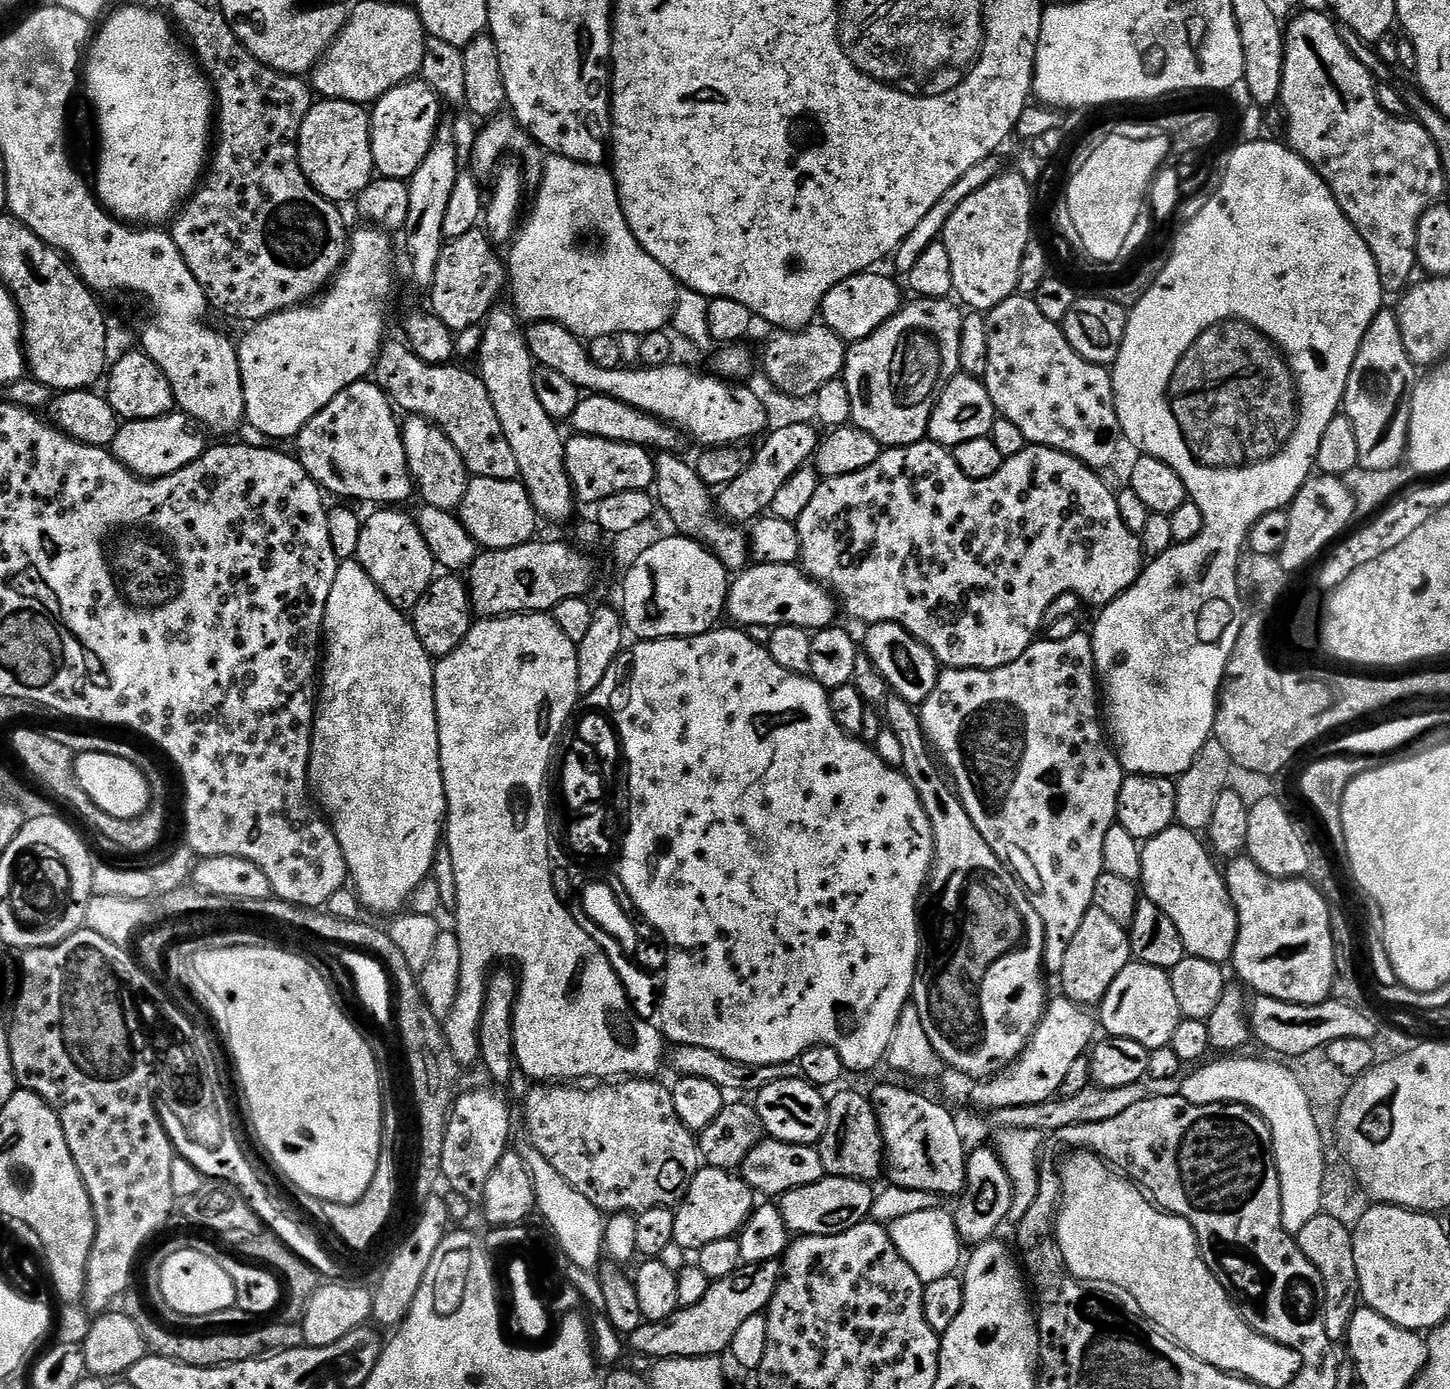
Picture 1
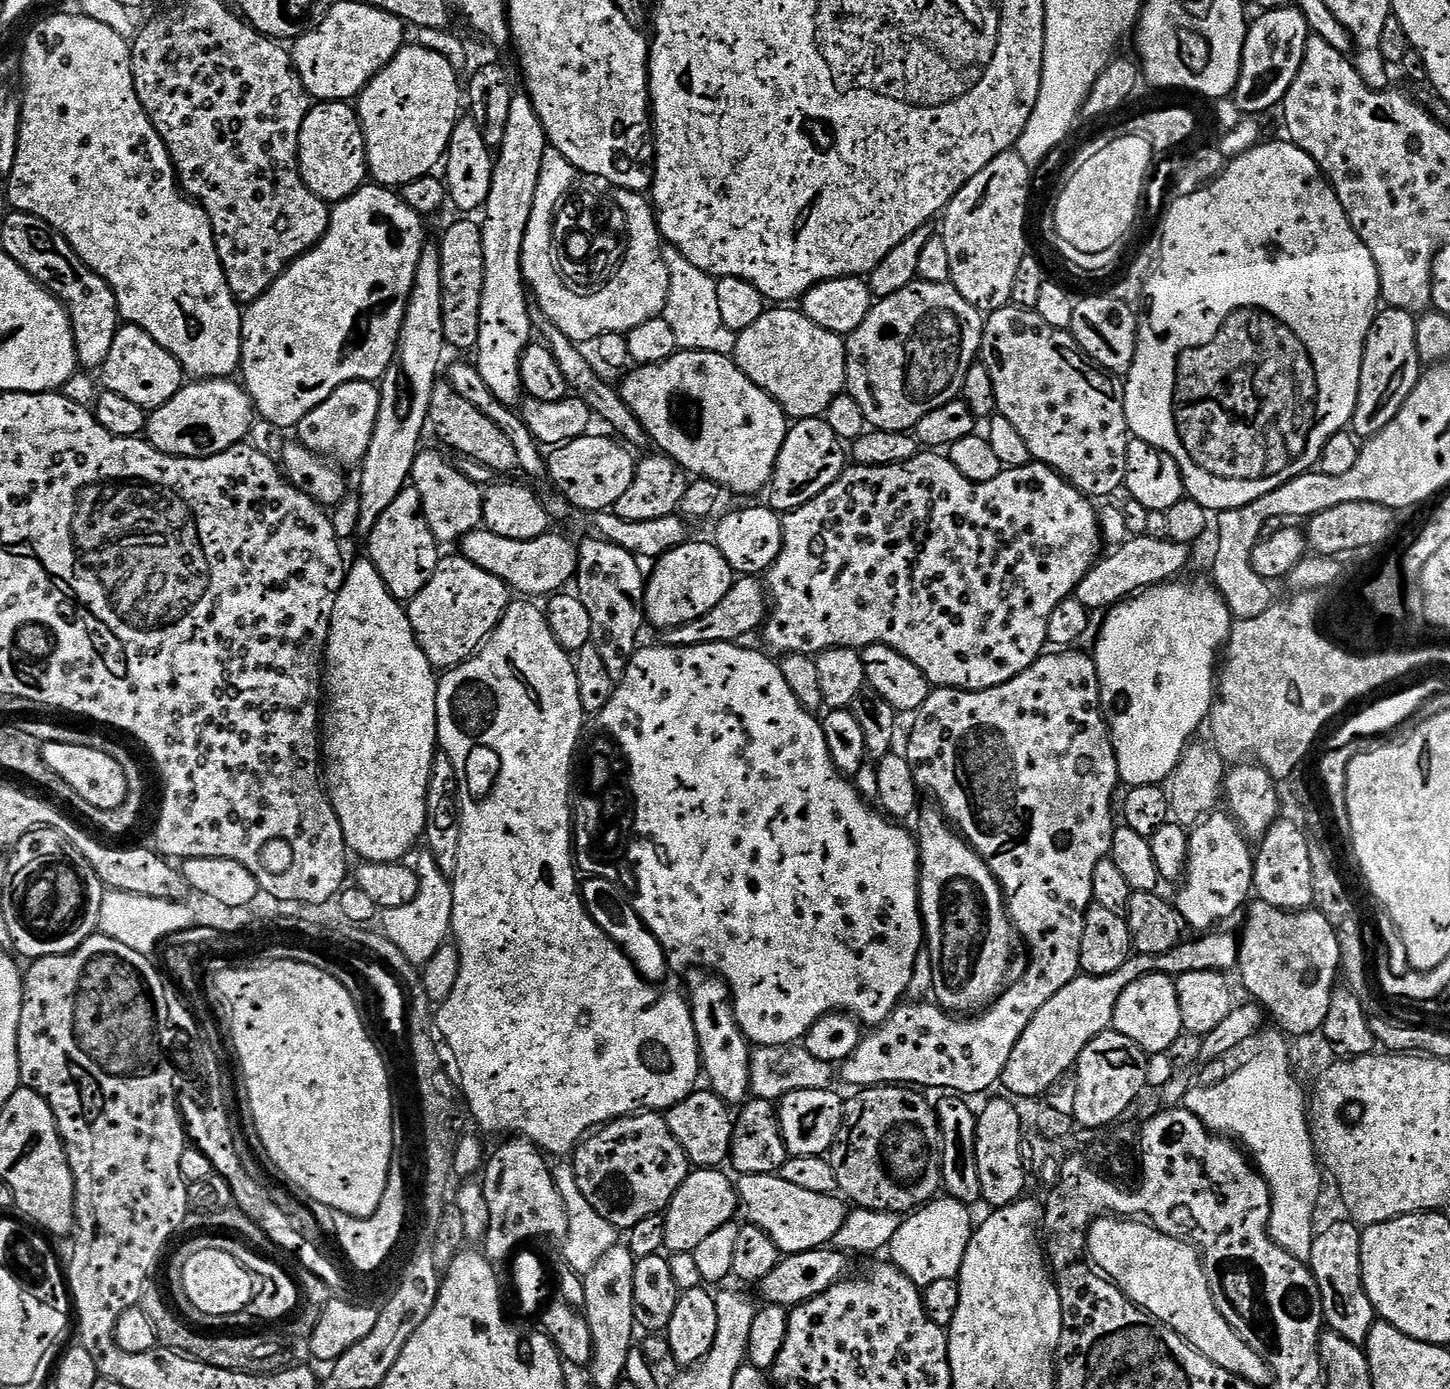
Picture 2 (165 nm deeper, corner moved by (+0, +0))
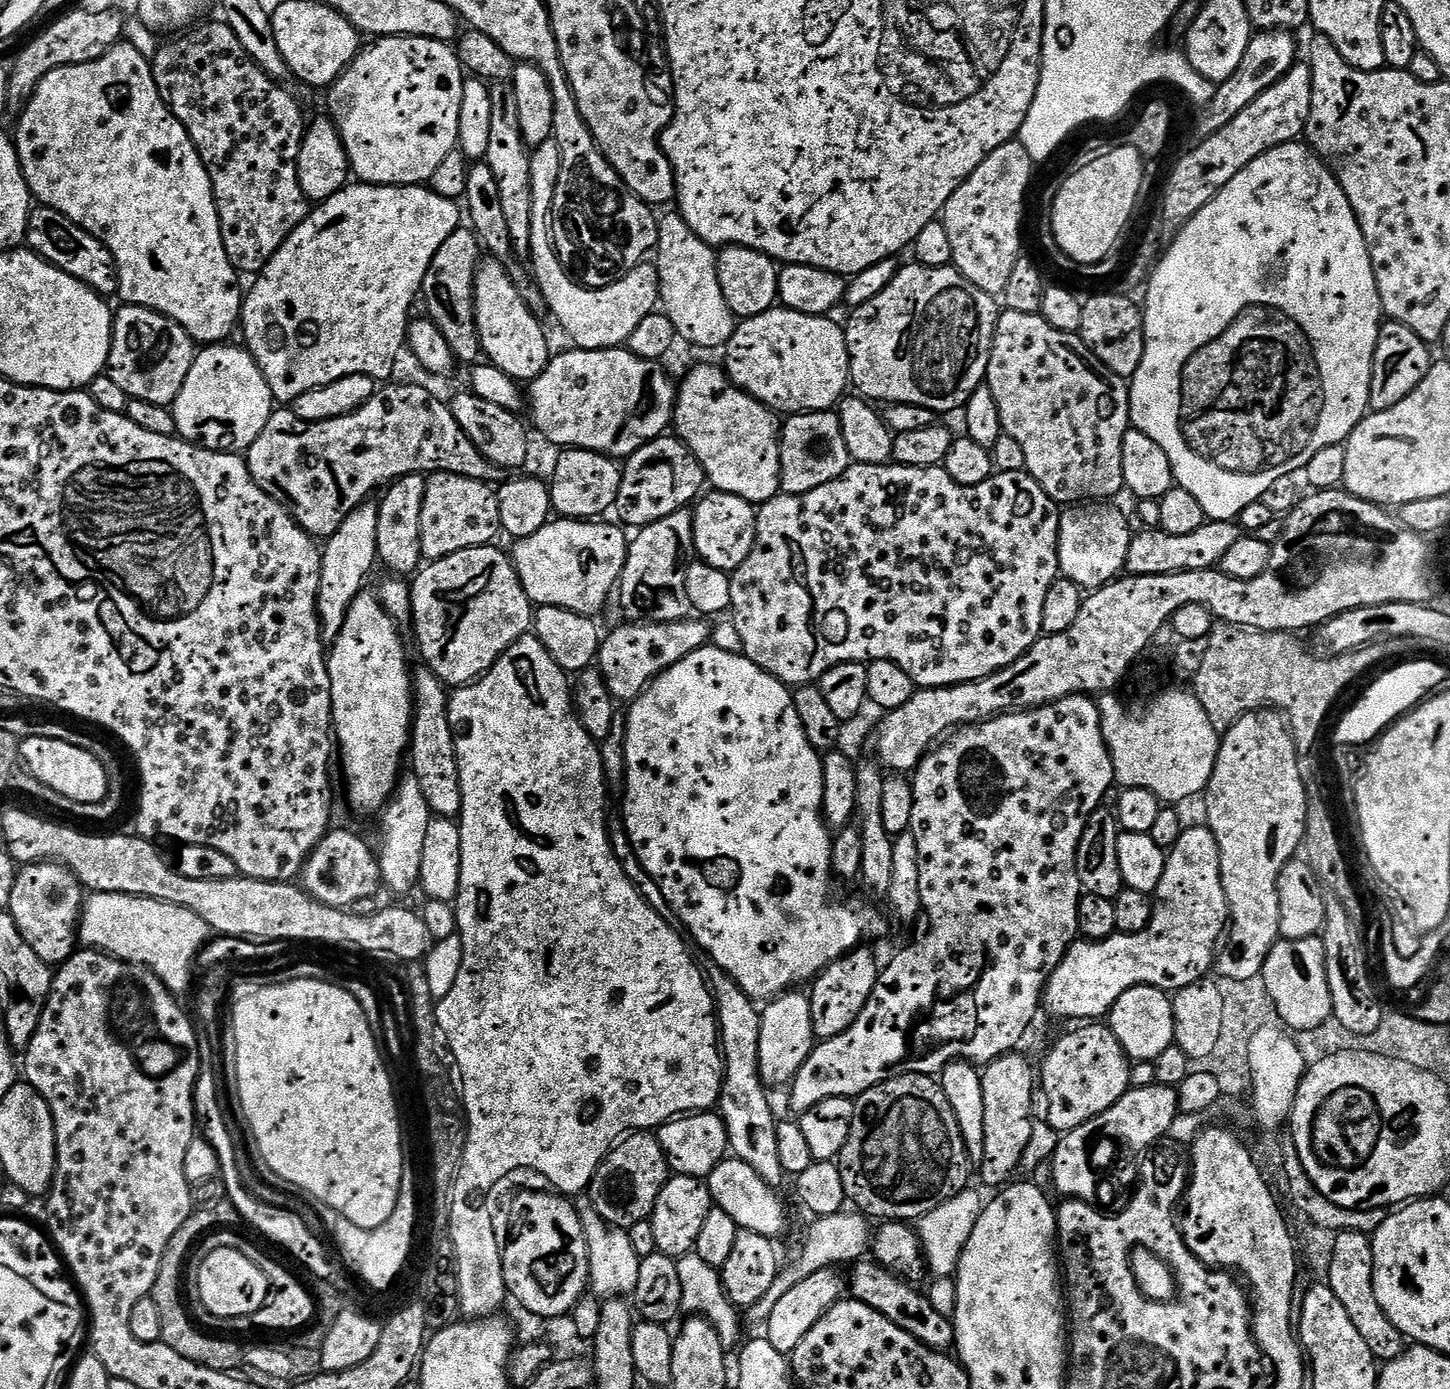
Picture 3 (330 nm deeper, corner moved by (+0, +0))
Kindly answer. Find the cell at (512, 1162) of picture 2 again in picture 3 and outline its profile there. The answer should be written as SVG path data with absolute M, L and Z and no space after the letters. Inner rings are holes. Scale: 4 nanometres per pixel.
M524 1192L517 1198L517 1206L524 1208L524 1221L516 1237L505 1248L503 1245L498 1268L511 1299L513 1296L530 1315L555 1322L567 1317L589 1291L590 1258L575 1203L548 1192Z

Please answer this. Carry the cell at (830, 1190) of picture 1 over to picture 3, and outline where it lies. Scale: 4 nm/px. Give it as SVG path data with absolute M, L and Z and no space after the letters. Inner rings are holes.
M726 1158L706 1177L706 1183L712 1203L717 1208L726 1210L730 1218L734 1218L737 1229L762 1234L769 1238L777 1238L788 1228L788 1212L780 1201L775 1187L772 1187L758 1176L757 1171L746 1162L737 1158Z

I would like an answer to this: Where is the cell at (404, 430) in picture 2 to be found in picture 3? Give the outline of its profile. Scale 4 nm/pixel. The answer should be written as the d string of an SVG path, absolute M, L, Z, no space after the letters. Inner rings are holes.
M365 502L353 510L346 522L338 526L336 533L327 537L322 548L322 578L318 586L318 606L320 612L320 630L325 641L338 638L342 630L342 622L346 622L346 614L354 602L356 595L365 591L368 575L372 567L377 567L376 543L378 542L379 507L375 503Z

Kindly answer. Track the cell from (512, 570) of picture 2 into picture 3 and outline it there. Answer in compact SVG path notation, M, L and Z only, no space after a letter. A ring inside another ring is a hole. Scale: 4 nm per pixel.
M556 518L542 526L538 534L530 534L513 543L513 548L510 548L512 565L520 575L520 581L533 605L558 606L574 610L583 616L595 617L596 612L607 606L611 596L613 599L620 583L620 575L626 566L630 540L627 535L624 537L625 529L619 523L600 523L604 522L589 522L584 518Z

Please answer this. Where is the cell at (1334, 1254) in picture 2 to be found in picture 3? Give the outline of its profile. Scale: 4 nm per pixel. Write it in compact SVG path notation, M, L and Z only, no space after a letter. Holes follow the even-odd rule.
M1338 1232L1333 1242L1332 1254L1333 1258L1326 1273L1326 1283L1330 1290L1334 1290L1334 1298L1342 1302L1346 1314L1350 1314L1350 1322L1354 1322L1358 1334L1362 1334L1366 1346L1370 1346L1370 1354L1374 1354L1377 1361L1387 1362L1398 1358L1406 1350L1406 1337L1396 1329L1394 1322L1390 1322L1390 1318L1386 1318L1382 1306L1378 1306L1378 1294L1374 1294L1374 1254L1371 1239L1362 1232Z

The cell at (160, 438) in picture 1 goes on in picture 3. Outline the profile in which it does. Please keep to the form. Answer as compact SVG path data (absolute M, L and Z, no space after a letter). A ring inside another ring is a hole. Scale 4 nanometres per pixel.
M225 342L204 346L197 351L190 366L190 374L186 374L186 382L182 382L182 390L170 406L179 439L195 442L199 447L208 448L212 452L244 454L258 438L258 434L266 430L266 422L270 422L274 411L272 391L247 347L239 347L235 348L232 342Z

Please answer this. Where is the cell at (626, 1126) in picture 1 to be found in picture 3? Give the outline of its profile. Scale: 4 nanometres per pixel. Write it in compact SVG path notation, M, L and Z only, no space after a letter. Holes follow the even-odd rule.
M644 1130L633 1132L623 1137L606 1154L586 1196L602 1219L627 1230L634 1226L634 1222L642 1222L651 1217L654 1202L658 1202L658 1194L662 1194L662 1186L666 1186L669 1175L668 1155L656 1141L655 1135Z

